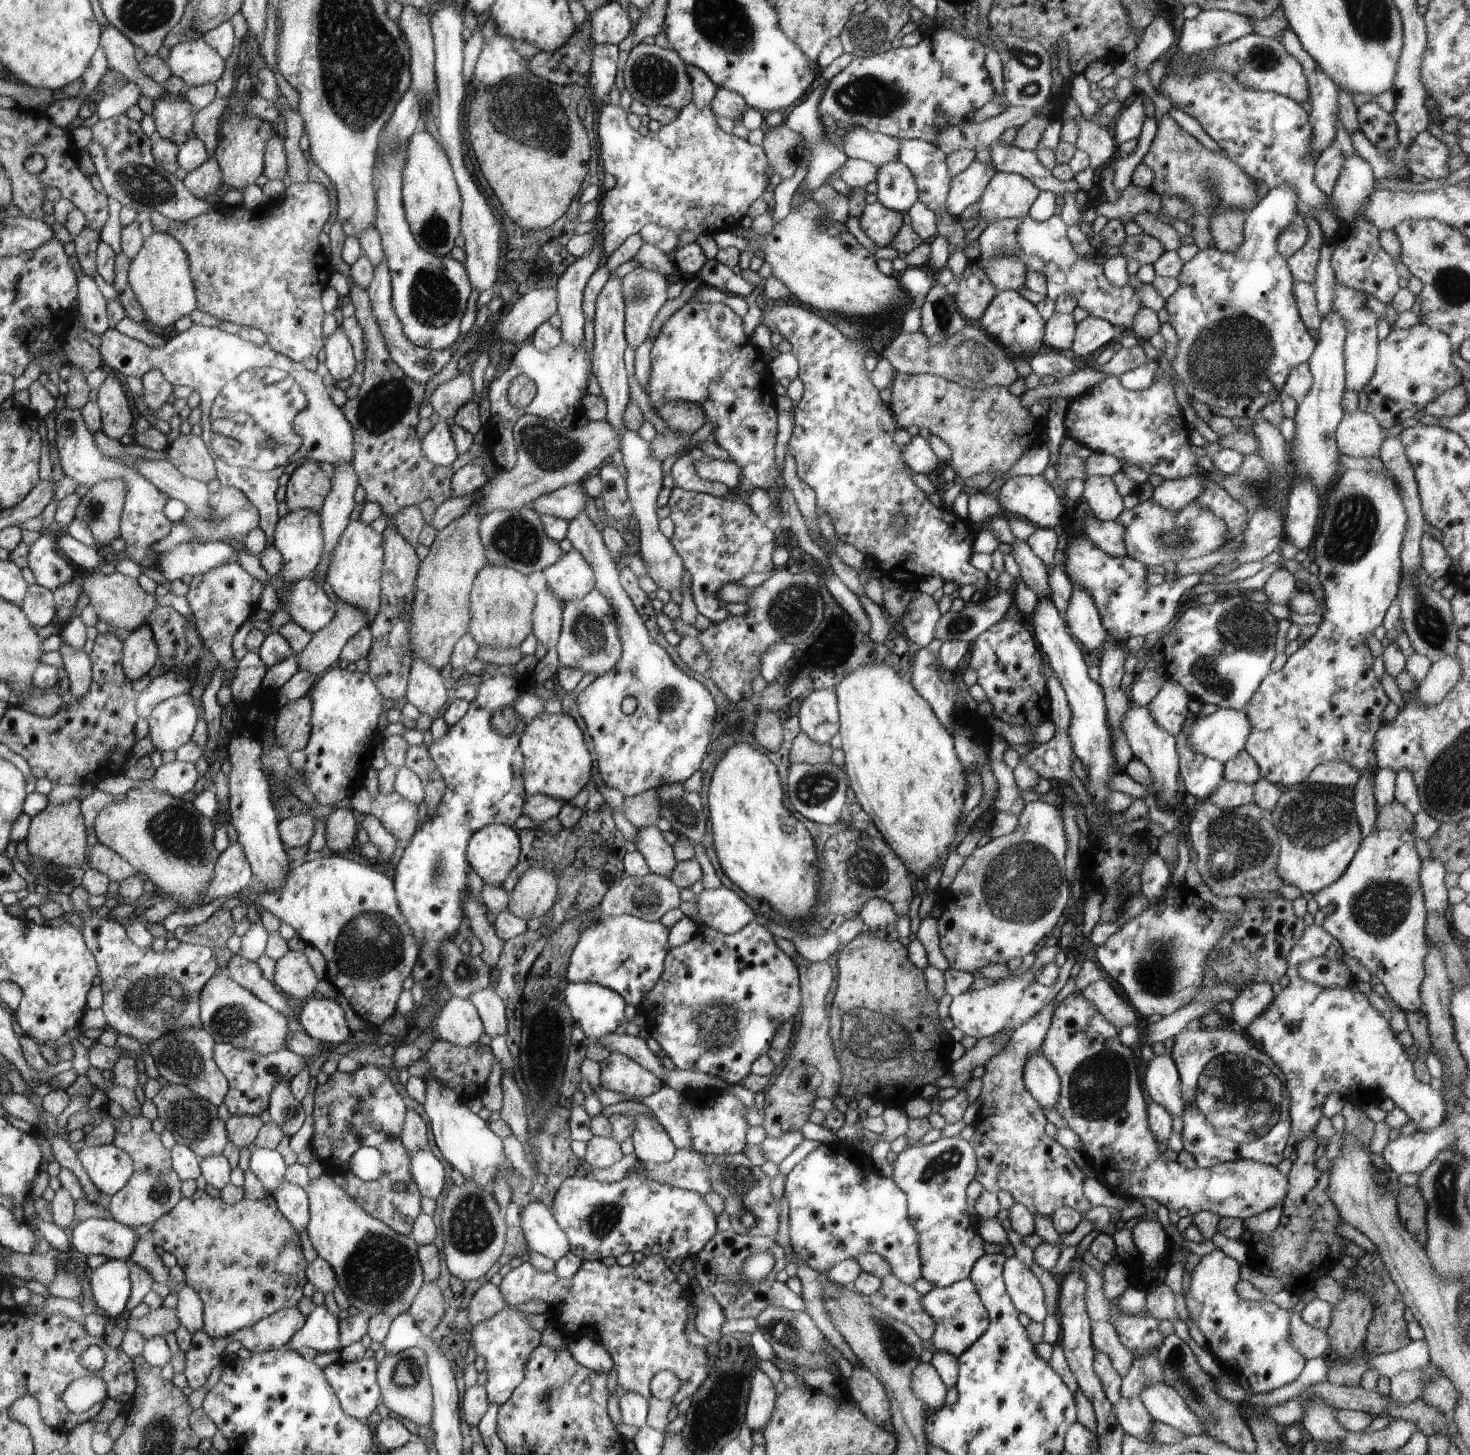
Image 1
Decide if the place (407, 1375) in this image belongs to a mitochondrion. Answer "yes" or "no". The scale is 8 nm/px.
yes

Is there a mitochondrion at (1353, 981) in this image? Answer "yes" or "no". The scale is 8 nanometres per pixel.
no

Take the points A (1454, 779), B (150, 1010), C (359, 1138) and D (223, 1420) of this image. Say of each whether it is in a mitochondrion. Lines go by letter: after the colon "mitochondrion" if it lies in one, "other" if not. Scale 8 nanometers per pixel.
A: mitochondrion
B: mitochondrion
C: other
D: other

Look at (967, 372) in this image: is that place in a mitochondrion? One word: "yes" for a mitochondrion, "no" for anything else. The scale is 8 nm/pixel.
yes

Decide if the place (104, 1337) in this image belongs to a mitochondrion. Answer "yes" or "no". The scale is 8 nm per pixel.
no

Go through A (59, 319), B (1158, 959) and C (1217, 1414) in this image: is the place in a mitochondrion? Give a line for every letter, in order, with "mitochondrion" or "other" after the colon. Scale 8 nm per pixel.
A: other
B: mitochondrion
C: mitochondrion

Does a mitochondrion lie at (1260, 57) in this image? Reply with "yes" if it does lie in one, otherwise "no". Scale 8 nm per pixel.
yes

